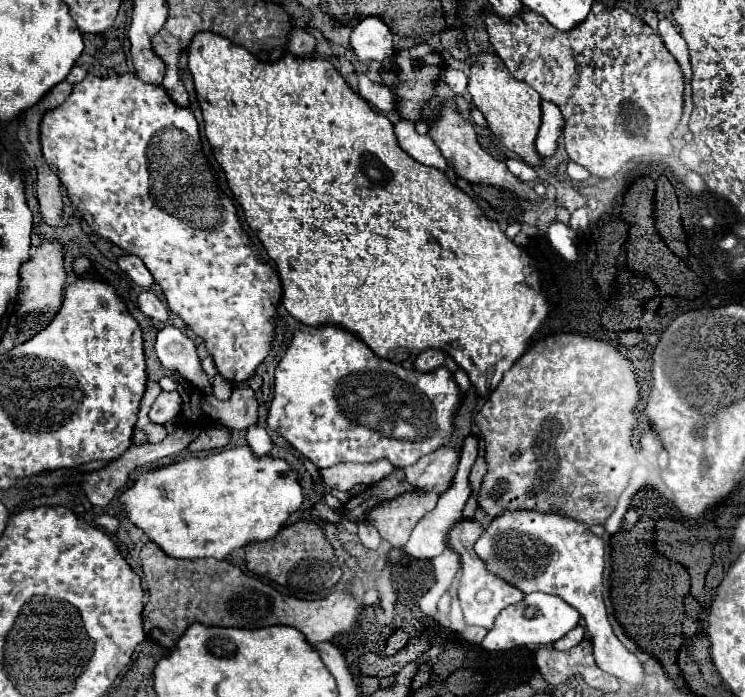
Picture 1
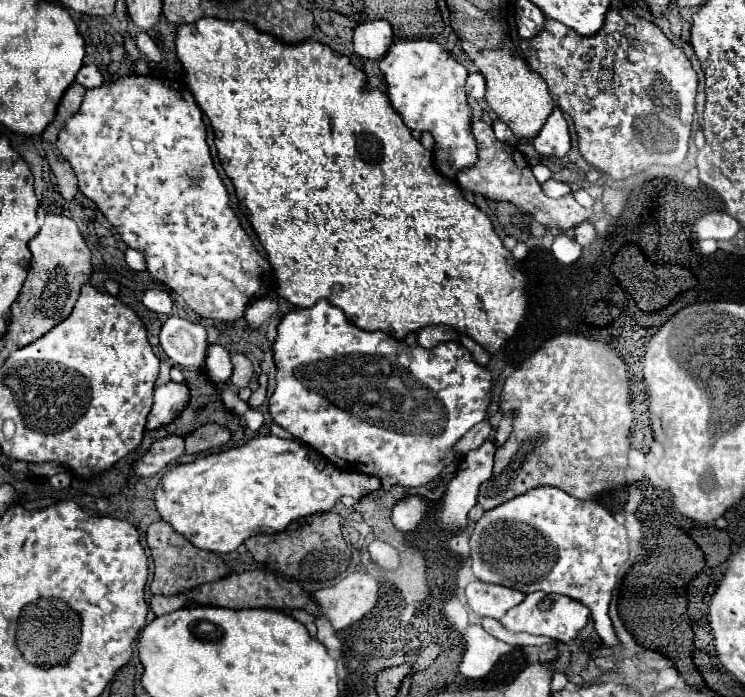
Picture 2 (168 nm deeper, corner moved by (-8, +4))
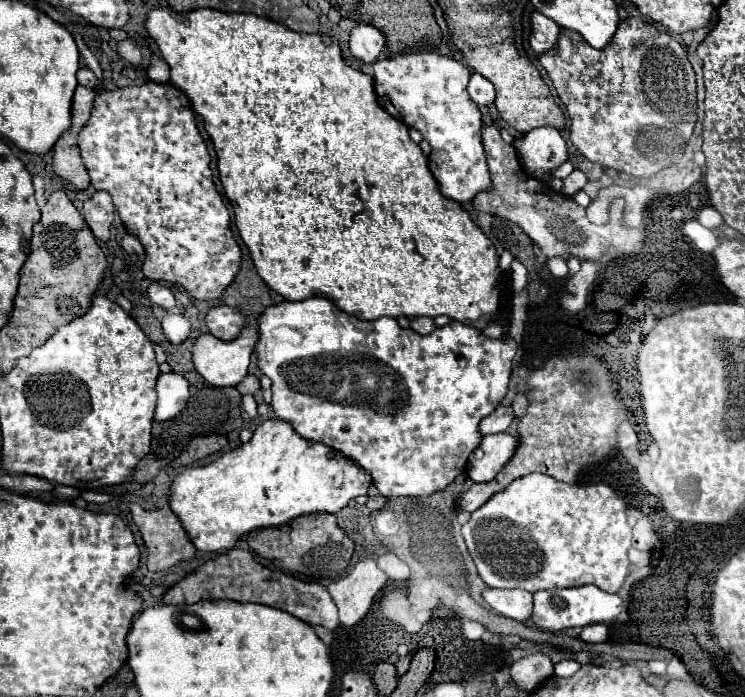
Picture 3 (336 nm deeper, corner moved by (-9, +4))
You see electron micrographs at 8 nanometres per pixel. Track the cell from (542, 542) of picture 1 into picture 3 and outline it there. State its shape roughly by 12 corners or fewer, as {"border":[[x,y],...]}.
{"border":[[543,473],[471,513],[489,587],[599,585],[629,571],[625,503]]}

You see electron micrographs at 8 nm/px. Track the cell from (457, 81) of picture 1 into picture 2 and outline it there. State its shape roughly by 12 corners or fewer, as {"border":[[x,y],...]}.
{"border":[[470,73],[466,93],[476,101],[484,97],[484,77]]}

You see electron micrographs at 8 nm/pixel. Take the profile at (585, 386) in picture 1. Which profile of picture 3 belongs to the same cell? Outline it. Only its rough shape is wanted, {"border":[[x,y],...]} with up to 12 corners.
{"border":[[593,355],[553,357],[527,379],[521,445],[457,501],[473,513],[511,479],[577,483],[627,421]]}

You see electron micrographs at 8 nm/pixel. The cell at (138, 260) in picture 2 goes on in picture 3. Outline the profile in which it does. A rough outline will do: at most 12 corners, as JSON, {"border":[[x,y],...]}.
{"border":[[125,233],[123,249],[143,255],[143,245],[137,235]]}

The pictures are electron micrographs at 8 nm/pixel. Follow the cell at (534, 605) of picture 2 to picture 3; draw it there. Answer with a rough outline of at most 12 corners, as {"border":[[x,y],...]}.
{"border":[[597,585],[545,589],[533,623],[563,631],[617,619],[623,599]]}

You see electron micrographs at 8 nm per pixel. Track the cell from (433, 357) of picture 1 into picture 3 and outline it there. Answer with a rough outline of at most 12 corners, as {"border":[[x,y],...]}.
{"border":[[415,317],[411,329],[427,335],[435,331],[431,317]]}

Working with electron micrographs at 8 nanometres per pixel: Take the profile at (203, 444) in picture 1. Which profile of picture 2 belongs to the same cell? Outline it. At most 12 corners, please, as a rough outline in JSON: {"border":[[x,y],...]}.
{"border":[[202,425],[186,435],[186,453],[200,453],[230,441],[222,425]]}

